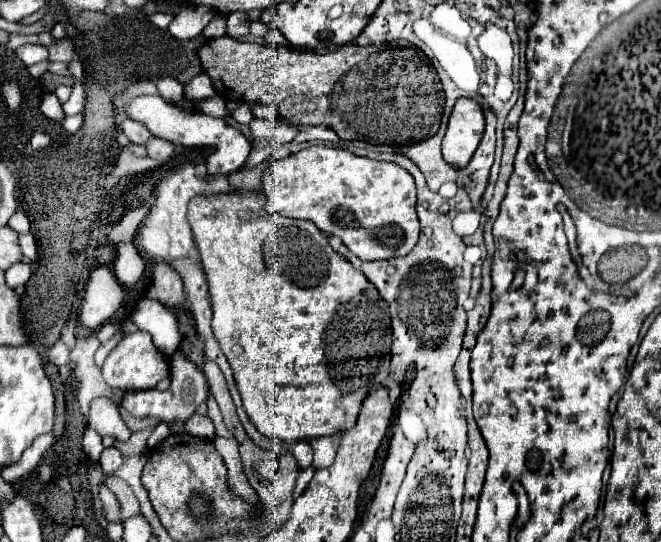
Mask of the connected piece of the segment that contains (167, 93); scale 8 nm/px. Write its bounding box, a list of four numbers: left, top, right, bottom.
[157,78,183,104]

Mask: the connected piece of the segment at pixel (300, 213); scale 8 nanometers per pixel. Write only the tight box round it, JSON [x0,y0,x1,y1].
[263,144,419,260]

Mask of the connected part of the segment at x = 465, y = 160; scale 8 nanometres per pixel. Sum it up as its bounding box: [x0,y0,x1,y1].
[443,98,485,168]

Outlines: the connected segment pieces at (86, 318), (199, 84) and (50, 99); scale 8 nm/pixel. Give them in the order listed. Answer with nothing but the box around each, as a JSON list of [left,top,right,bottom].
[[80,266,123,330],[185,74,215,100],[41,93,65,122]]

